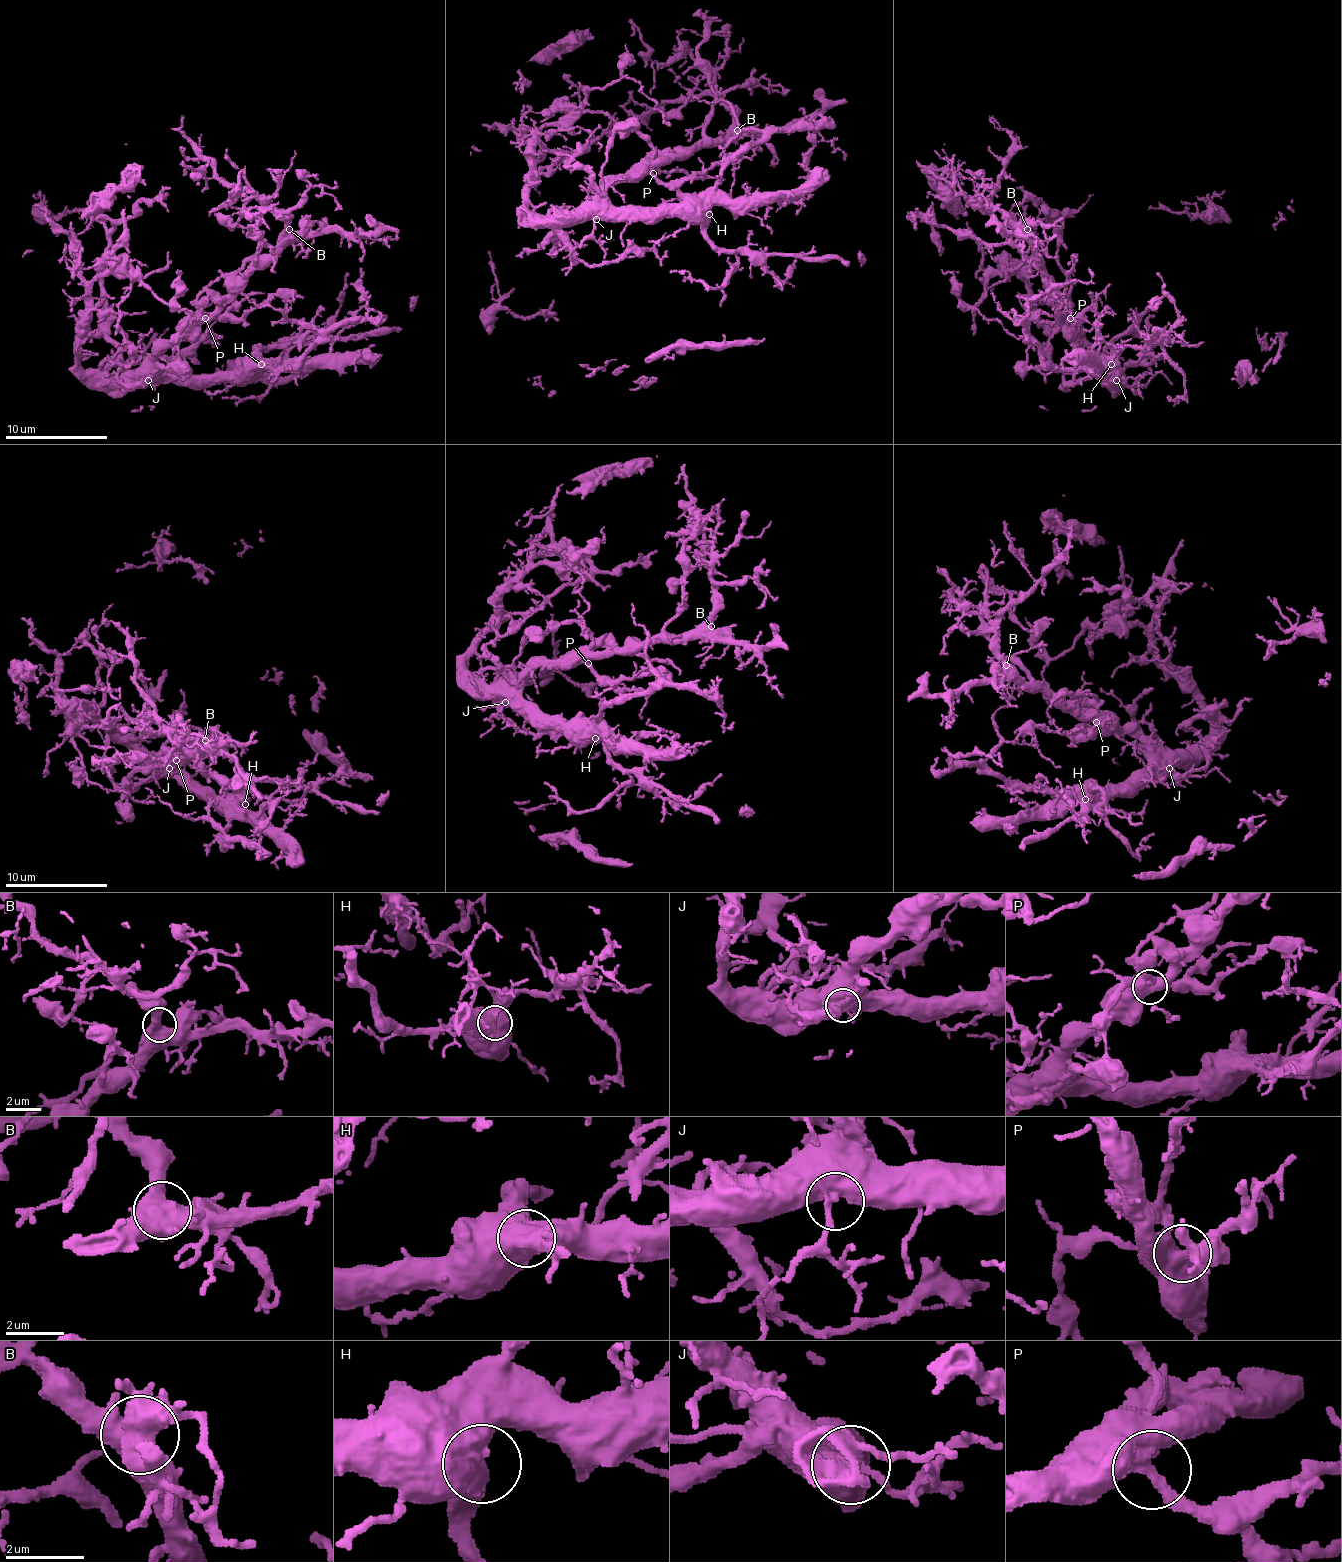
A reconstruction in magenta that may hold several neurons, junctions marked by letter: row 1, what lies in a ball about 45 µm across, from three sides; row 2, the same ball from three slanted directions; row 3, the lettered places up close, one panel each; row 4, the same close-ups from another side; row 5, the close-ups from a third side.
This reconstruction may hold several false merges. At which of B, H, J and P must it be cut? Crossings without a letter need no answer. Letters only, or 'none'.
none

